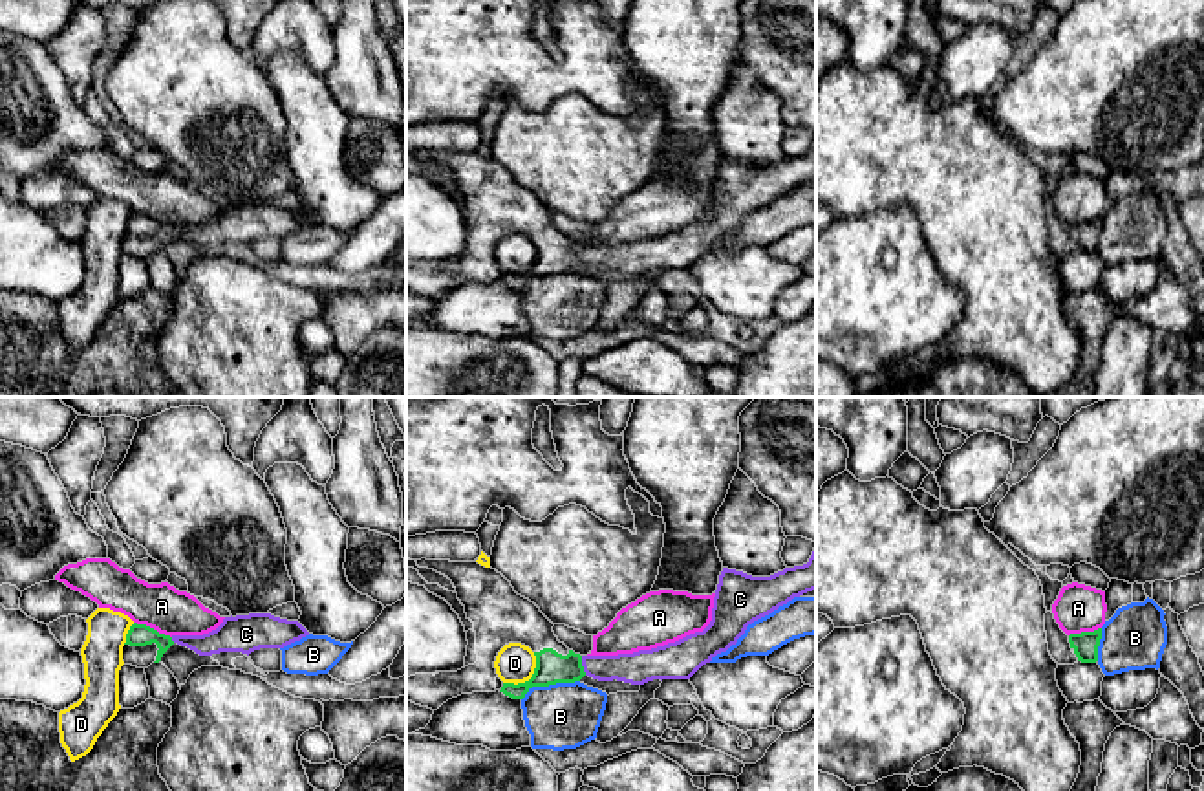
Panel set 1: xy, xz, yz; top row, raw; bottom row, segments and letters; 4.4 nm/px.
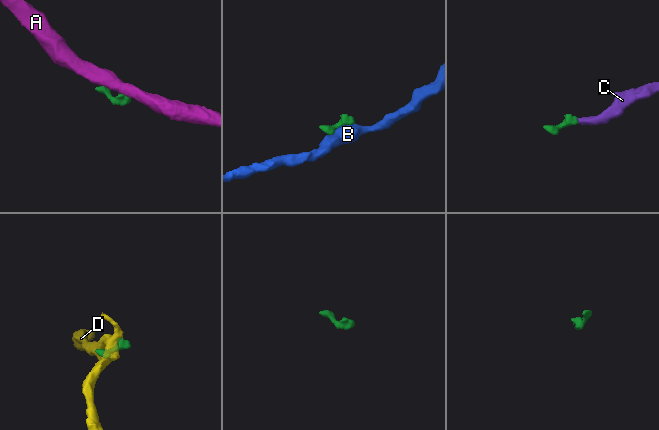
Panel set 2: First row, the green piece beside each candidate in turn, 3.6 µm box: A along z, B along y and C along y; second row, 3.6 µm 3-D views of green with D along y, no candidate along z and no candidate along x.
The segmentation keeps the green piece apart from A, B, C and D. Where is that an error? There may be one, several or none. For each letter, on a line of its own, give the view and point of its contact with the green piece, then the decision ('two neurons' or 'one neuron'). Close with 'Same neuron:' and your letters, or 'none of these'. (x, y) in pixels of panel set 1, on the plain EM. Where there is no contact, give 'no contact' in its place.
A: xy (152, 218) | two neurons
B: xz (549, 273) | two neurons
C: xz (580, 255) | one neuron
D: xz (531, 268) | two neurons
Same neuron: C

